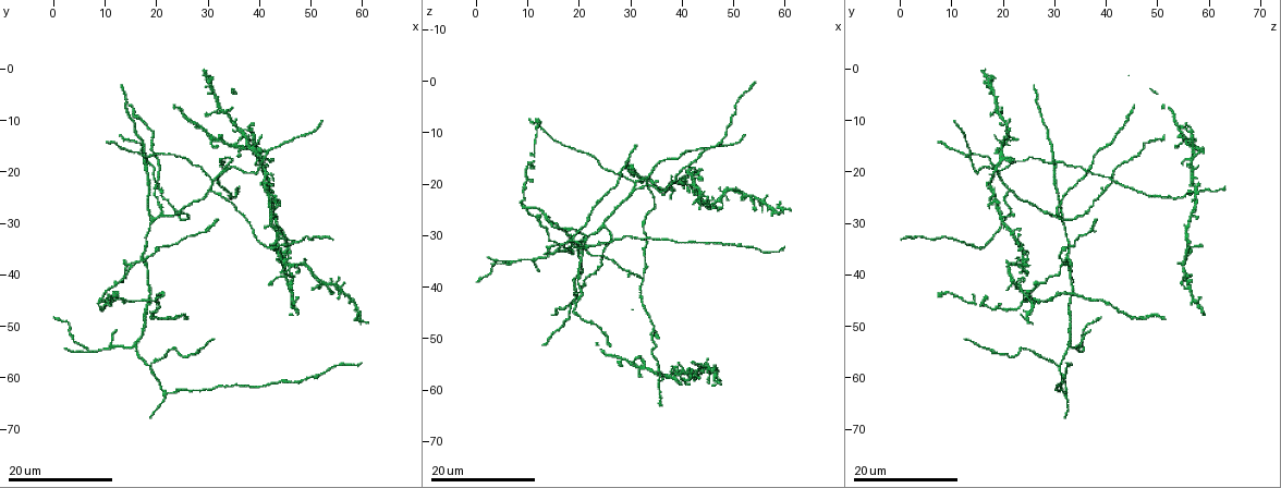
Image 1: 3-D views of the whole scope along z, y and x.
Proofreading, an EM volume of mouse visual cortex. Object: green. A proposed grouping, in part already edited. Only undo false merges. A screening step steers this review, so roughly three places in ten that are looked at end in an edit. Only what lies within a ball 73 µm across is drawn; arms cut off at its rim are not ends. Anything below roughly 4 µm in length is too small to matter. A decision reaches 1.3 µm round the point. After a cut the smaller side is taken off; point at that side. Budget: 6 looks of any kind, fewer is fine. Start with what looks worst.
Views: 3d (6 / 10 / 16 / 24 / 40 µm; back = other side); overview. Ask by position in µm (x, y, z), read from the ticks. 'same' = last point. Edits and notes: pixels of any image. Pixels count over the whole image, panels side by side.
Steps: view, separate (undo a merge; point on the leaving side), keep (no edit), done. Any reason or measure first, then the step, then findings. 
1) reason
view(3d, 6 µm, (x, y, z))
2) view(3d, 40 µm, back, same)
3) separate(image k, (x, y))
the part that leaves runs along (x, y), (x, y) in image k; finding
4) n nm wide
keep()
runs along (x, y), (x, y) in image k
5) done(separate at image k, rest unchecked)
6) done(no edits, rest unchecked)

looks like a crossing
view(3d, 16 µm, (41.5, 23.0, 57.0))

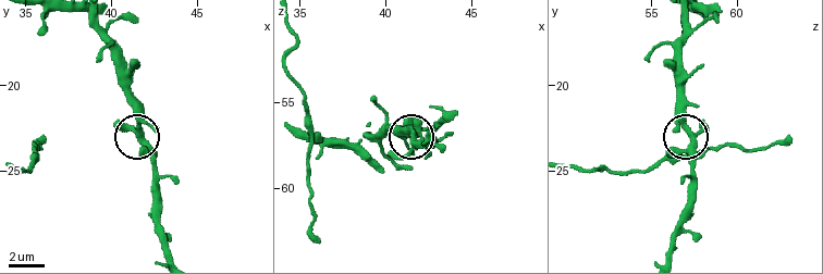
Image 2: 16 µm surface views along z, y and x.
view(3d, 6 µm, (41.7, 23.1, 57.4))

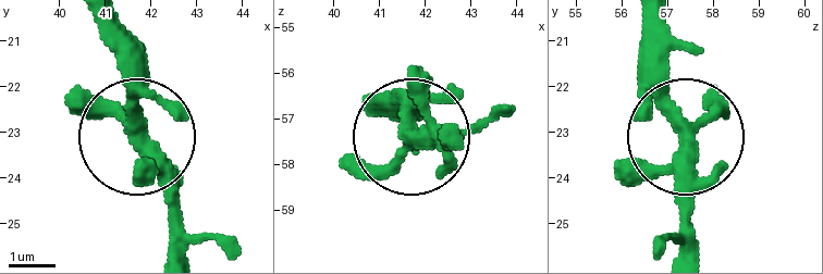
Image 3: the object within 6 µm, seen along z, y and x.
310 nm wide
keep()
one neuron here

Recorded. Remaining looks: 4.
three arms meet
view(3d, 24 µm, (10.0, 45.0, 24.5))

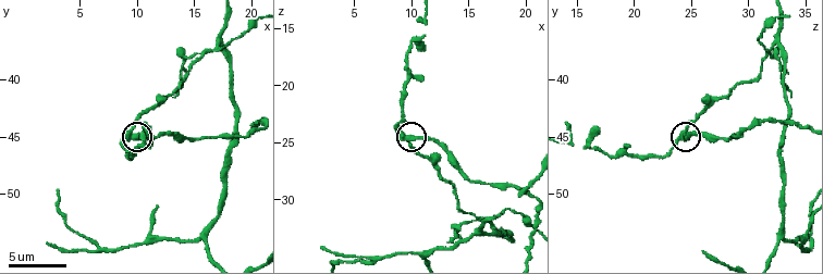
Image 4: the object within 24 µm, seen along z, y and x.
view(3d, 10 µm, (9.4, 45.0, 24.4))

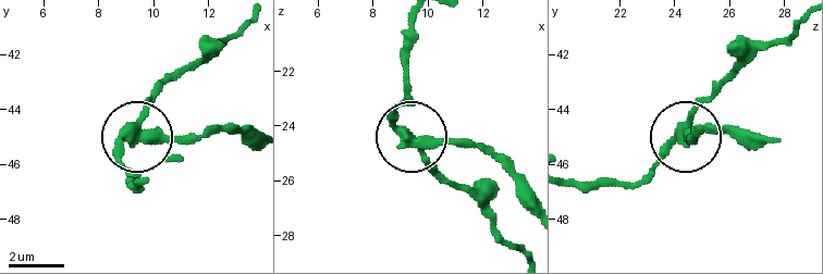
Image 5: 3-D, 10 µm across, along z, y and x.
view(3d, 6 µm, (9.4, 45.1, 24.5))

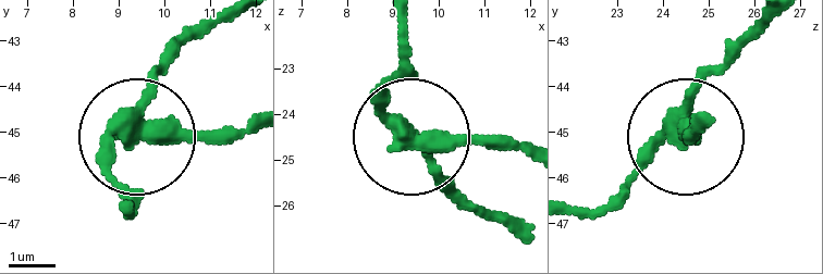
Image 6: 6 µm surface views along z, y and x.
360 nm wide
separate(image 6, (201, 132))
the part that leaves runs along (132, 135), (245, 135) in image 6; two neurons meet here

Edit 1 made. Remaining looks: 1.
three-way junction
view(3d, 10 µm, (16.0, 54.0, 32.8))

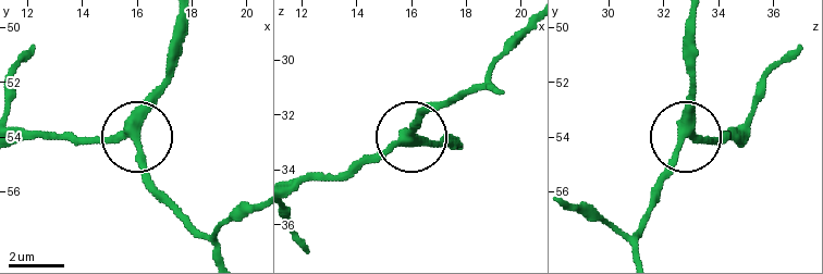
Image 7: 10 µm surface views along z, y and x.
keep()
runs along (189, 17), (171, 81), (138, 135), (72, 137) in image 7; all the same neuron

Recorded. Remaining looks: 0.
done(separate at image 6, rest unchecked)

